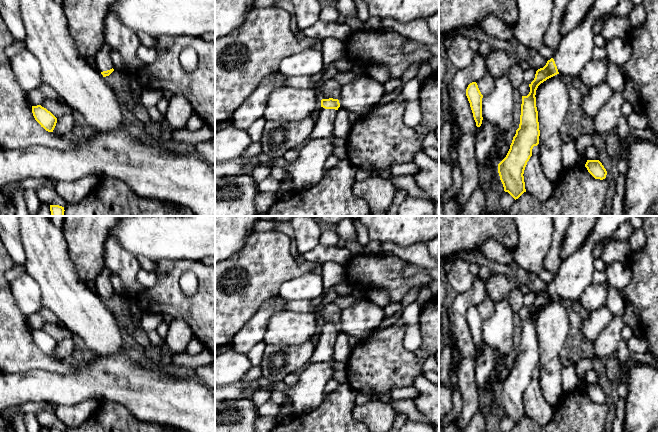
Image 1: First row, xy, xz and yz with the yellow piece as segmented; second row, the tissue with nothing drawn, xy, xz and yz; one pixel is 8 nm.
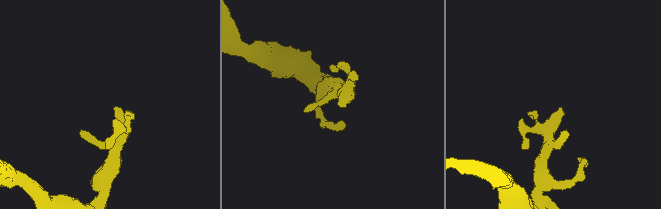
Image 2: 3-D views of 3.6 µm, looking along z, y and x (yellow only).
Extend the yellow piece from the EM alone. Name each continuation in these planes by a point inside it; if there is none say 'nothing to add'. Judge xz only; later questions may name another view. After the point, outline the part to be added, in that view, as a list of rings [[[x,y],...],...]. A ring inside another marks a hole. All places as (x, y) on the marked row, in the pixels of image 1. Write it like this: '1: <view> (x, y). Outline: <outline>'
1: xz (324, 120). Outline: [[[320,107],[315,116],[315,125],[309,139],[329,139],[336,147],[345,146],[347,139],[334,134],[334,121],[337,110]]]

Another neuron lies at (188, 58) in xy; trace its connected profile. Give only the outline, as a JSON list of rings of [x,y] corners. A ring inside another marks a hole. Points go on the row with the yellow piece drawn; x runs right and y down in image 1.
[[[187,47],[180,52],[179,62],[185,71],[191,73],[197,69],[199,57],[194,48]]]

